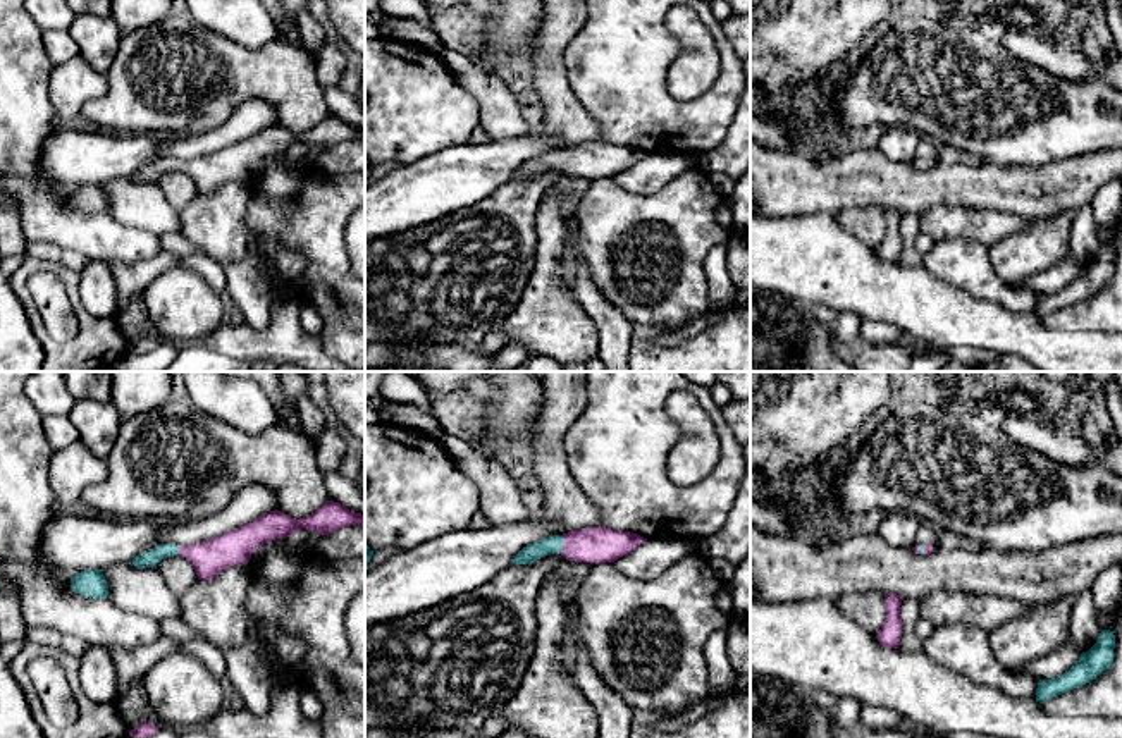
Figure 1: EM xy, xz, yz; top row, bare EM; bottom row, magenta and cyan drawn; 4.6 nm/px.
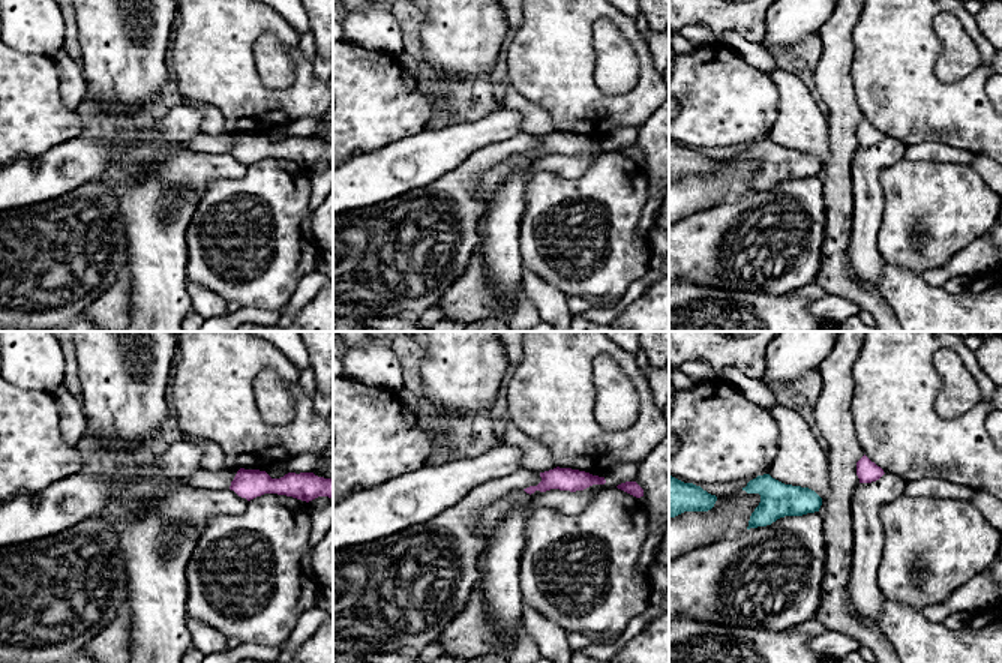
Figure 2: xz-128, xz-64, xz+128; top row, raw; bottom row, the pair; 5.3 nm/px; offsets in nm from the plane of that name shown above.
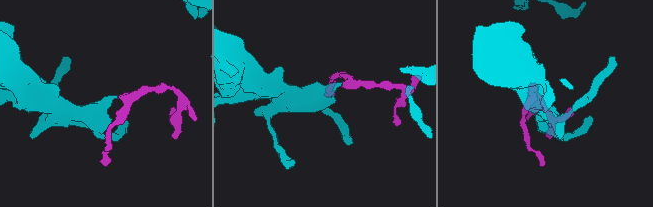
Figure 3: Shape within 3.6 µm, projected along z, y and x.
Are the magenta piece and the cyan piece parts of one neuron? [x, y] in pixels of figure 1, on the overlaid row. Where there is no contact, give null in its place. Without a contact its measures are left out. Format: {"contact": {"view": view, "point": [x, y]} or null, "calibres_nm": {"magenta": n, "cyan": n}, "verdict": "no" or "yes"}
{"contact": {"view": "xz", "point": [565, 544]}, "calibres_nm": {"magenta": 180, "cyan": 90}, "verdict": "yes"}

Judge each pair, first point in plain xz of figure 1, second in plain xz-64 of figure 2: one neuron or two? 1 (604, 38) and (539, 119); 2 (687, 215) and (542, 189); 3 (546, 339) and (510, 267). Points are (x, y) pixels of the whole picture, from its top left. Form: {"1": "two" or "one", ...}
{"1": "two", "2": "one", "3": "two"}

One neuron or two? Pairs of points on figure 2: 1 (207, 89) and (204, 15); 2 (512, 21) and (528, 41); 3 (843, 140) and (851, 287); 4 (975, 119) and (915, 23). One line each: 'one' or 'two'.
1: one
2: two
3: one
4: one

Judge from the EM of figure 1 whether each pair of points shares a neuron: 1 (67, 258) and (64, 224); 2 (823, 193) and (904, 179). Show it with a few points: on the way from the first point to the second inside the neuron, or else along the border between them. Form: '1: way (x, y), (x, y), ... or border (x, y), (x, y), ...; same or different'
1: border (28, 239), (54, 243), (92, 258); different
2: way (844, 183), (883, 183); same

